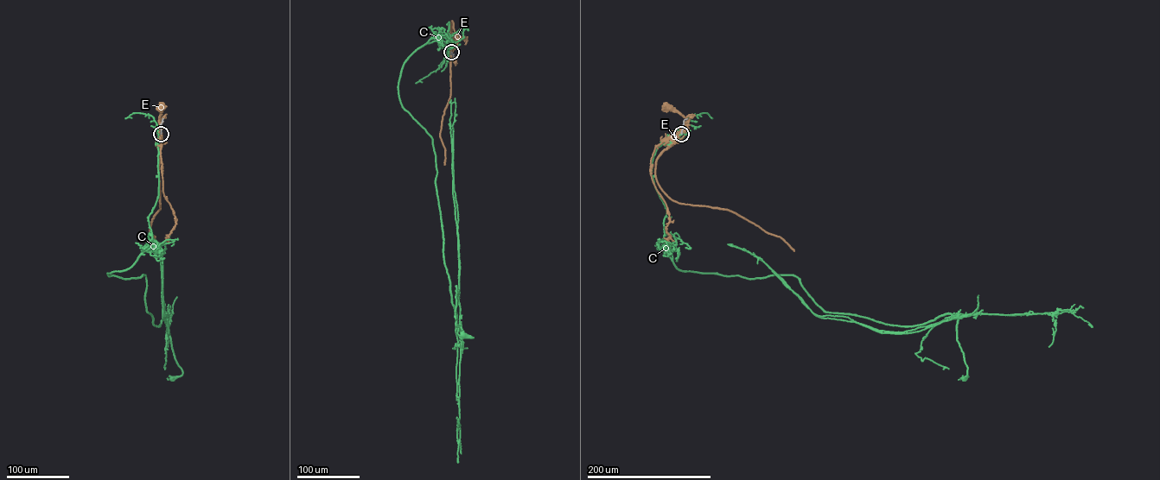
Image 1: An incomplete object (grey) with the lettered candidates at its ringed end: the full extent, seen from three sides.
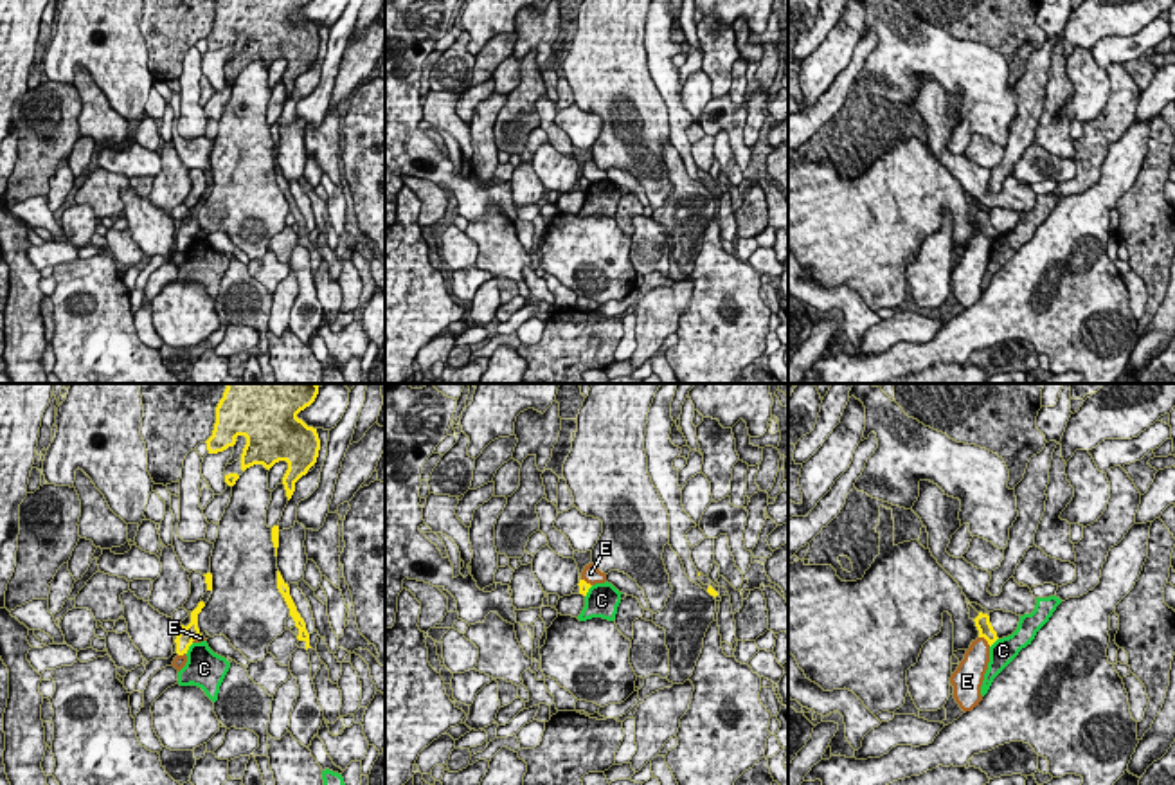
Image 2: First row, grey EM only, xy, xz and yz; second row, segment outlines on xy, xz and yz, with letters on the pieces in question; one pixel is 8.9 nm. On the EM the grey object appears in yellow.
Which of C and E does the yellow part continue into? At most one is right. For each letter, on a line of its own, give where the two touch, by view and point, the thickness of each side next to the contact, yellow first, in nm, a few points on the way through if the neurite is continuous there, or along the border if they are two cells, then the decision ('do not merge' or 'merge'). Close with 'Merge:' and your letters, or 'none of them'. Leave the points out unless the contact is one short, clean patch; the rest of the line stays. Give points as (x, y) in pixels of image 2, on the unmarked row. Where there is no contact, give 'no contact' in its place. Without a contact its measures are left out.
C: contact xy (188, 245); calibres 160 and 340 nm; border xy (193, 240), (186, 251); do not merge
E: contact yz (985, 234); calibres 130 and 220 nm; border yz (979, 233), (990, 242); do not merge
Merge: none of them

